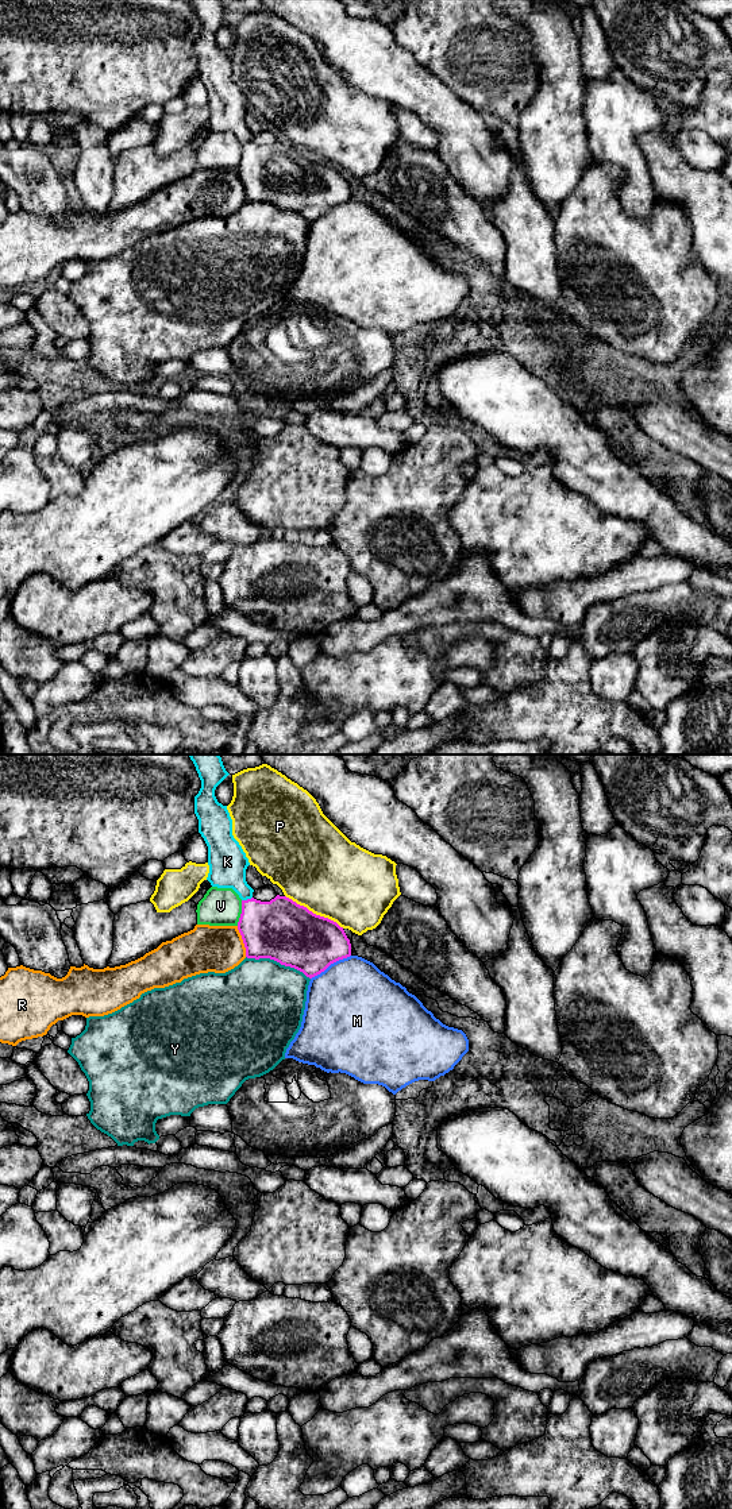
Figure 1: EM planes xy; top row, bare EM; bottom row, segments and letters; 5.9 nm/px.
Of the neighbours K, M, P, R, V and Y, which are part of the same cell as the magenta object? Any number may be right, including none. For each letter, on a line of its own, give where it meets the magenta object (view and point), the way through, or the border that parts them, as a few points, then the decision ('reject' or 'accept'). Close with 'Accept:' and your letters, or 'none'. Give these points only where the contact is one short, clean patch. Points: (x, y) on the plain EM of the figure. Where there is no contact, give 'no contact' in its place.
K: meets magenta in xy at (247, 143); runs through xy (277, 173), (247, 143), (227, 114), (227, 107); accept
M: meets magenta in xy at (330, 208); reject
P: meets magenta in xy at (315, 158); reject
R: meets magenta in xy at (243, 185); reject
V: meets magenta in xy at (242, 157); reject
Y: meets magenta in xy at (278, 205); reject
Accept: K

